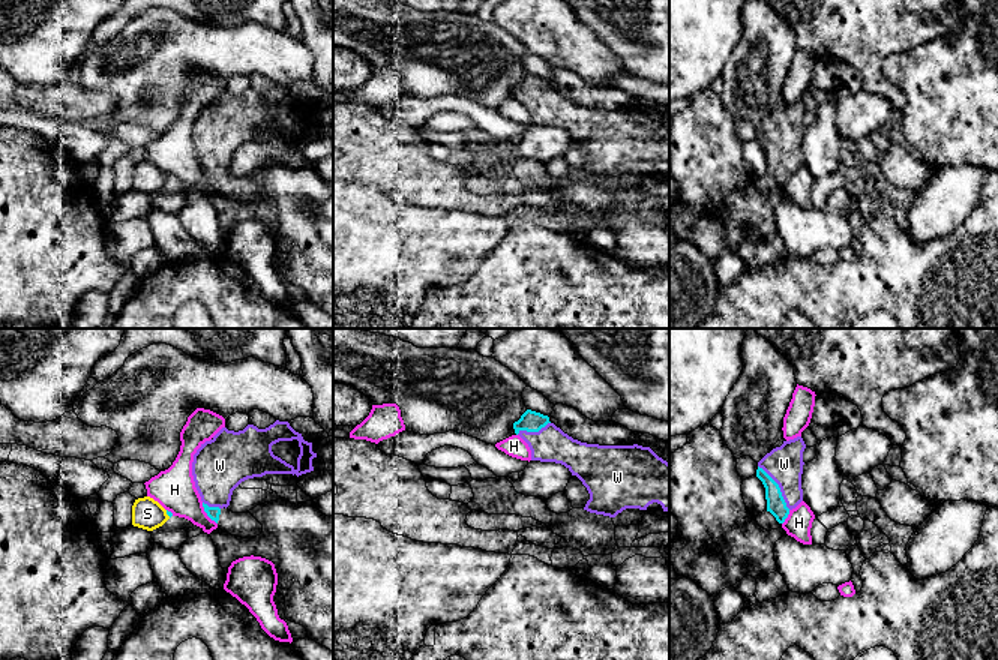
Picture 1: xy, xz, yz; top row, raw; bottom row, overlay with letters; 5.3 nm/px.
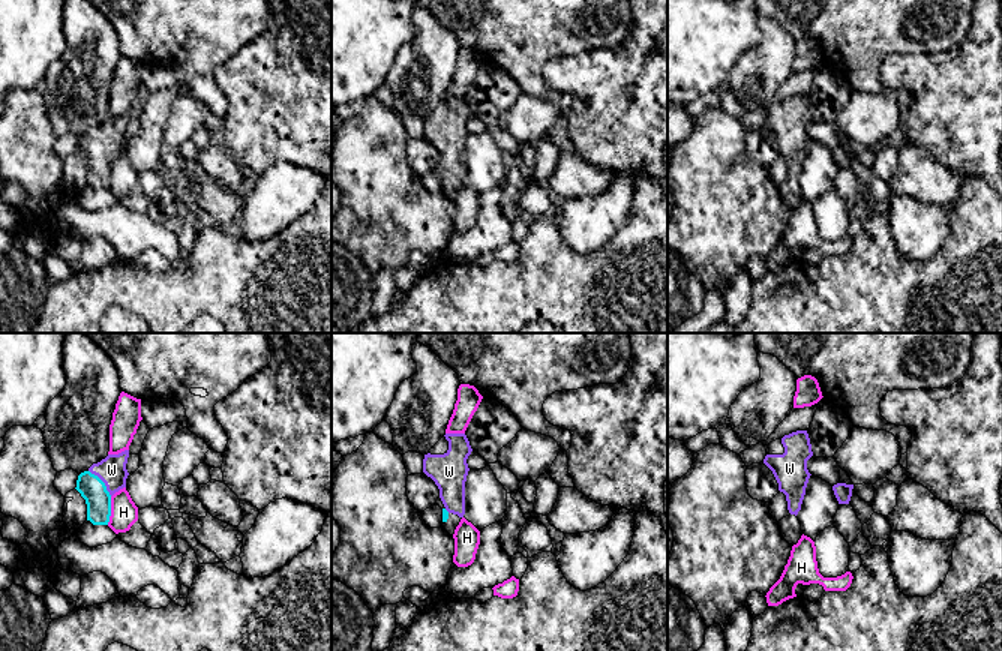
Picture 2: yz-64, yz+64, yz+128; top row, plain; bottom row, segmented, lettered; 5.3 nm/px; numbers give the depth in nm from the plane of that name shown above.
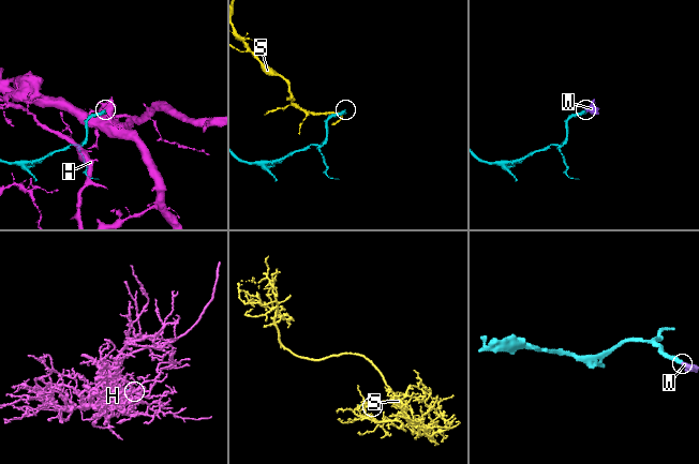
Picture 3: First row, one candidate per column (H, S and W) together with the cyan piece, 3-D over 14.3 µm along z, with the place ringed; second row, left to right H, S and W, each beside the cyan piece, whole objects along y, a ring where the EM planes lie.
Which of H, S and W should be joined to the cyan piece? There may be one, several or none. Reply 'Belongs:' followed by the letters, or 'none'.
Belongs: W

